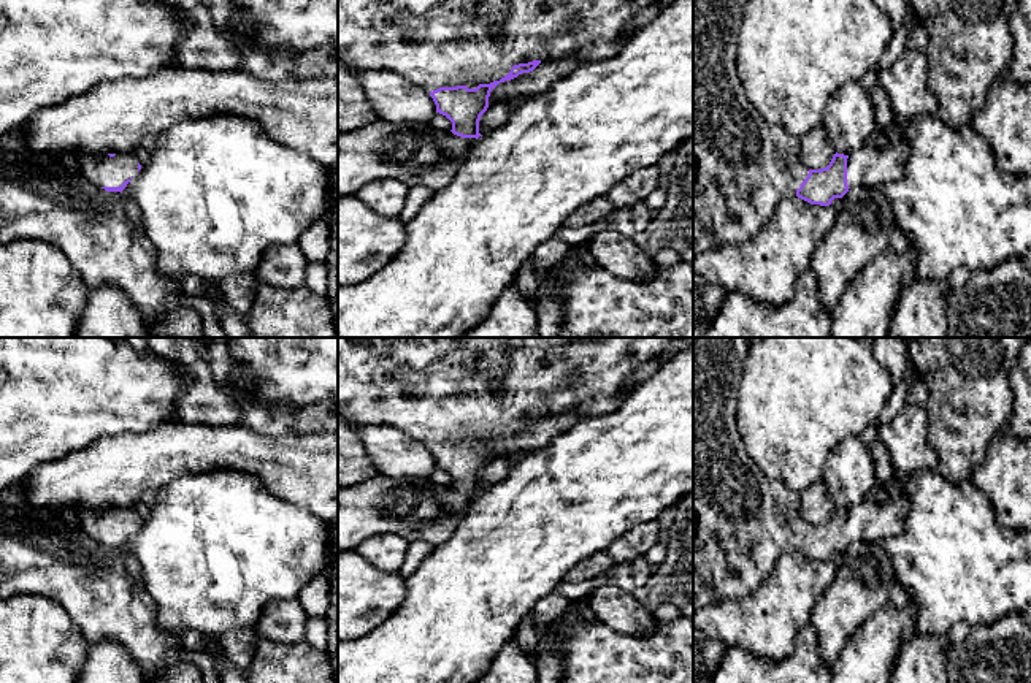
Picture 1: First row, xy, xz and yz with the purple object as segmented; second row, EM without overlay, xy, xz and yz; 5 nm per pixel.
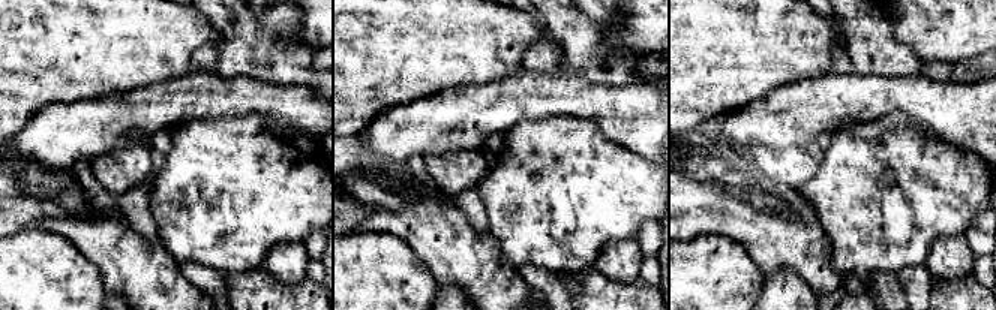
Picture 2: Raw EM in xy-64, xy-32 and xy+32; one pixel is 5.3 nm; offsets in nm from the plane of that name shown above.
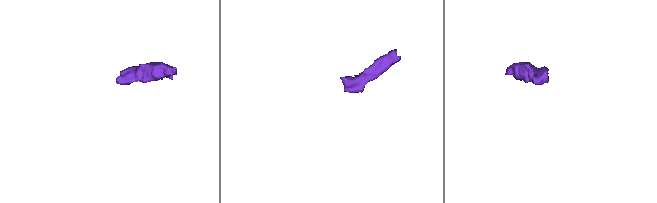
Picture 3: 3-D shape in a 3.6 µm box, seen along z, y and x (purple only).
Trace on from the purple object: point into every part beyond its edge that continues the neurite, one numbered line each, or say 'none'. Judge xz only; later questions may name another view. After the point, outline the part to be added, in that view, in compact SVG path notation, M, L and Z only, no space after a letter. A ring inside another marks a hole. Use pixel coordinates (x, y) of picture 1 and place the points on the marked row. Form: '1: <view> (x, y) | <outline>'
1: xz (432, 43) | M338 0L338 62L347 68L389 70L409 82L424 87L427 92L457 86L476 89L479 84L500 81L509 74L514 65L547 57L558 59L581 51L585 44L615 41L620 36L623 25L633 21L642 8L655 2L658 0Z

